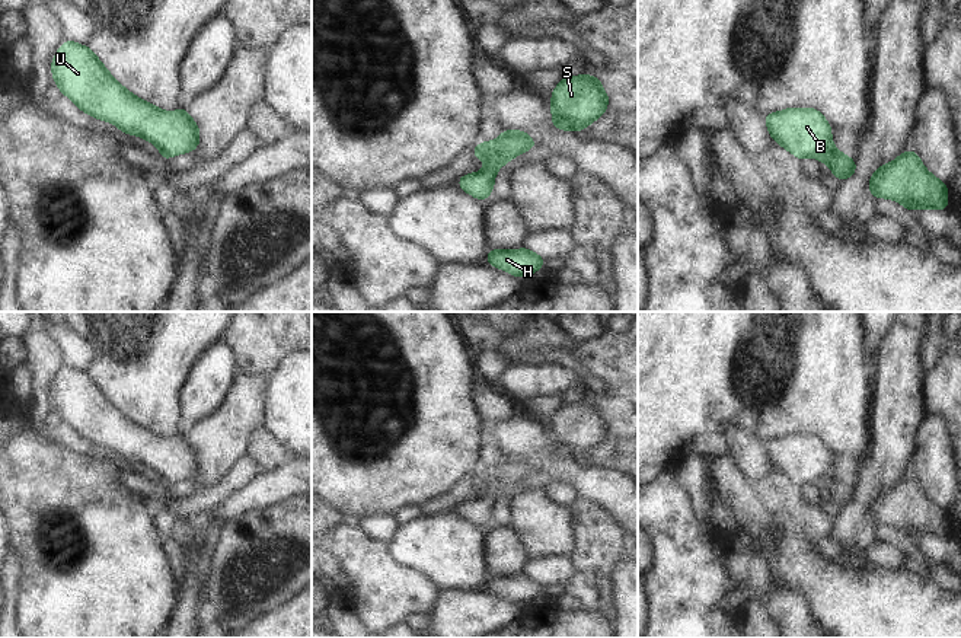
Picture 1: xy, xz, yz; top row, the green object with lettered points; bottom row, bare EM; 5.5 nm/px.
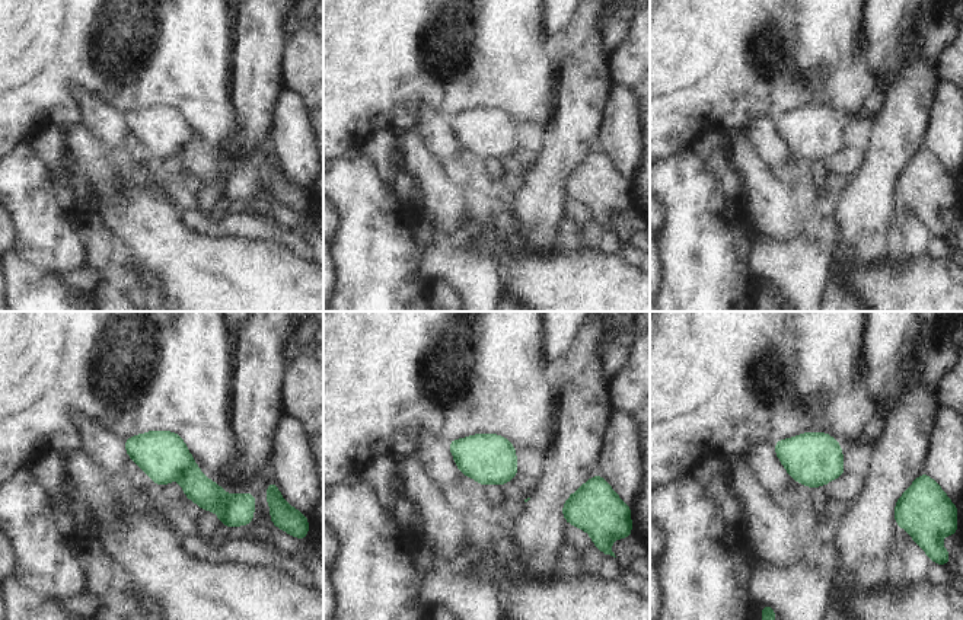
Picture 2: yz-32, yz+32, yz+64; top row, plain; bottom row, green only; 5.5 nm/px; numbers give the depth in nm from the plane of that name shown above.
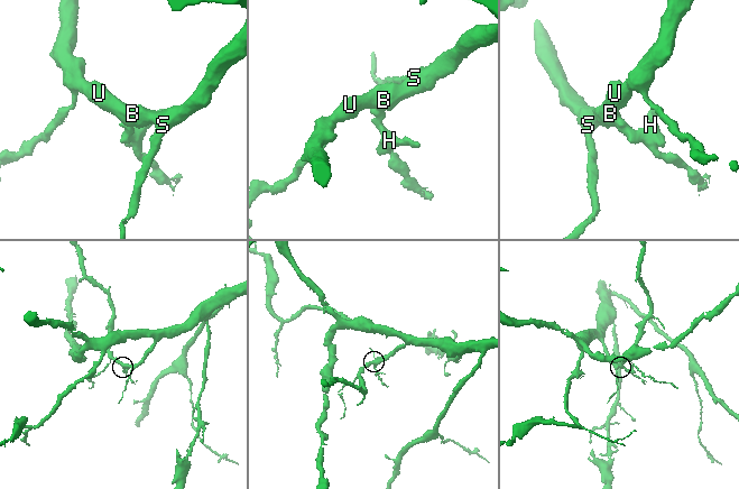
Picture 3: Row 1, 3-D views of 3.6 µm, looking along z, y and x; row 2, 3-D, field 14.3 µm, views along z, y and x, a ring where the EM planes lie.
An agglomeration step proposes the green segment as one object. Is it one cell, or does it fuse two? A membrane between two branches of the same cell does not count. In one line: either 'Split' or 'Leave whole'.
Split

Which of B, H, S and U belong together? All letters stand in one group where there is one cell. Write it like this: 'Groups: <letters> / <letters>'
Groups: B S U / H

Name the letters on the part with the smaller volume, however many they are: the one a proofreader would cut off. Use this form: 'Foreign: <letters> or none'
Foreign: H

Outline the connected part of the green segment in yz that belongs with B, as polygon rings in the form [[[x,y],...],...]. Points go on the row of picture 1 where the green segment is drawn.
[[[788,108],[766,114],[770,137],[795,157],[817,157],[831,143],[831,127],[814,108]]]

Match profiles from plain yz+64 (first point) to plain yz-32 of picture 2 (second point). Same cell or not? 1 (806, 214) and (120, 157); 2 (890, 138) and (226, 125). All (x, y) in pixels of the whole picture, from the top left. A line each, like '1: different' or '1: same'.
1: same
2: different

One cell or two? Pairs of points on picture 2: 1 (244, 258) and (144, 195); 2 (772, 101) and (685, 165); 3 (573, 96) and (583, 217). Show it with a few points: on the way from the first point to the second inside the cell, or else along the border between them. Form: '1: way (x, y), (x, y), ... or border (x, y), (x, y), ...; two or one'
1: way (217, 258), (203, 258), (166, 221); one
2: border (689, 147), (681, 147), (665, 160); two
3: border (568, 198), (565, 216); two

